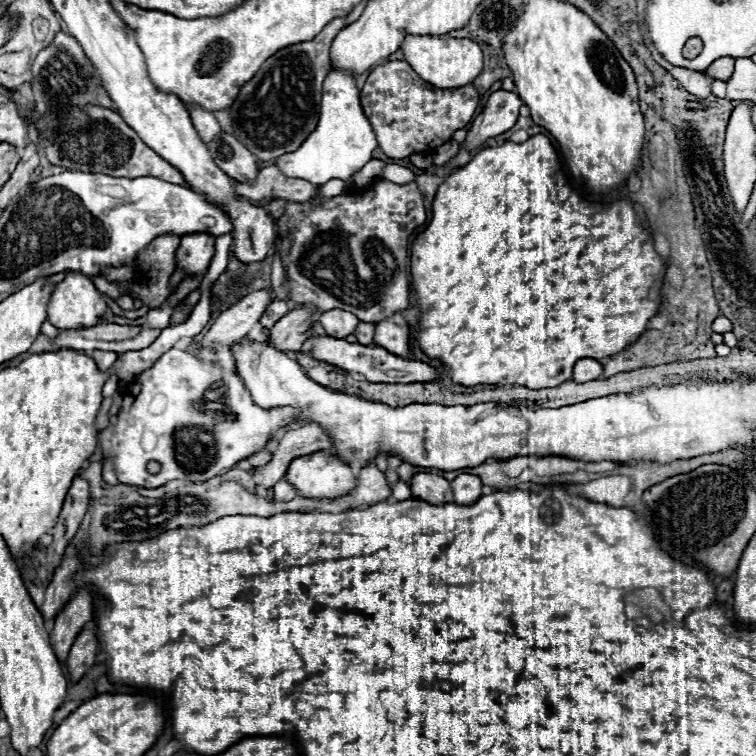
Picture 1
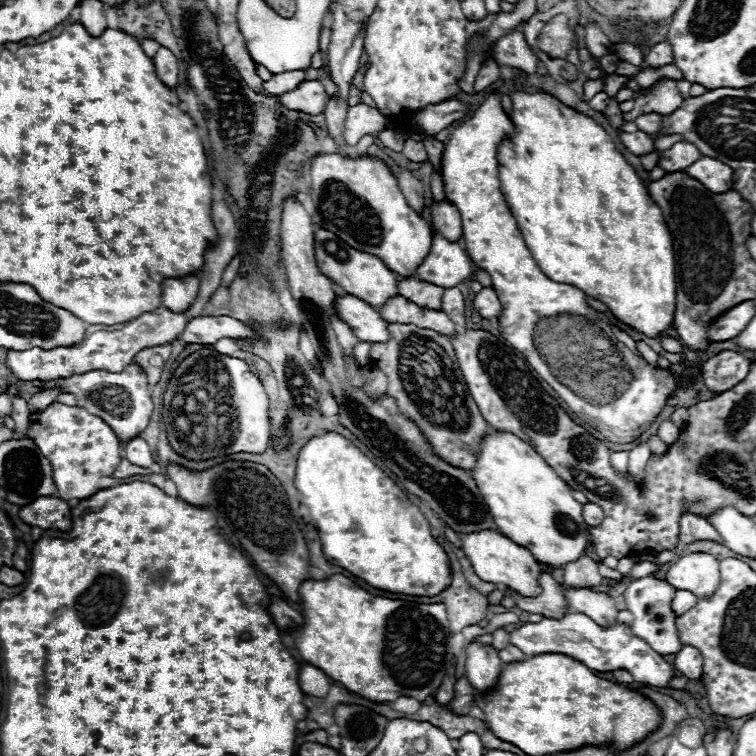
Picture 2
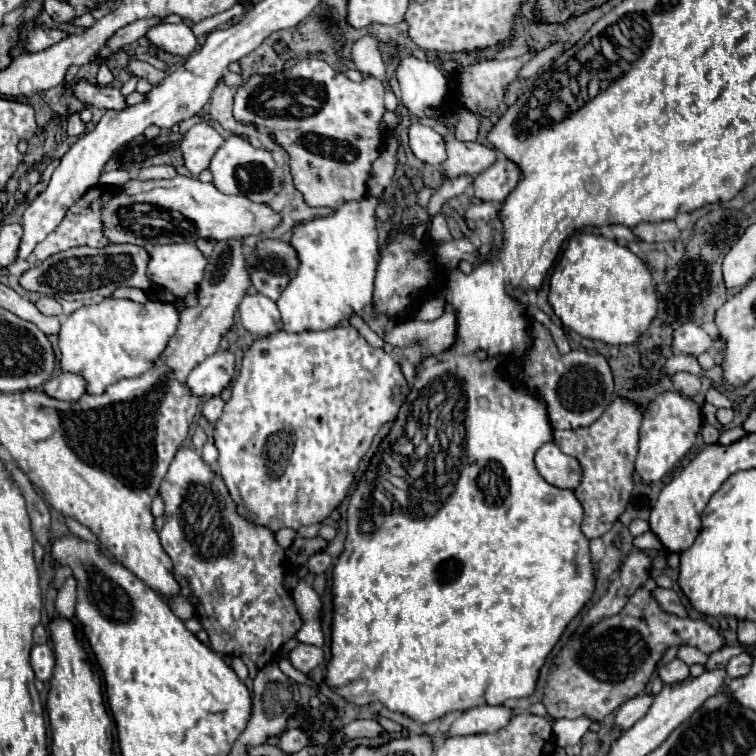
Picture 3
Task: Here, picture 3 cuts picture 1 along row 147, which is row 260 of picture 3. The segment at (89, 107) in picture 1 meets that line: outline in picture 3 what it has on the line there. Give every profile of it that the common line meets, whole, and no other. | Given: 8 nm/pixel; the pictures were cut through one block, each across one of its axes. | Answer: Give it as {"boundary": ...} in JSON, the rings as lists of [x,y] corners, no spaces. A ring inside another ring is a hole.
{"boundary":[[[110,244],[106,248],[80,246],[64,252],[64,274],[60,264],[44,262],[26,270],[20,276],[20,286],[28,292],[38,292],[60,300],[98,300],[112,296],[118,288],[140,288],[148,292],[152,290],[152,284],[146,278],[146,264],[148,252],[134,244]]]}

